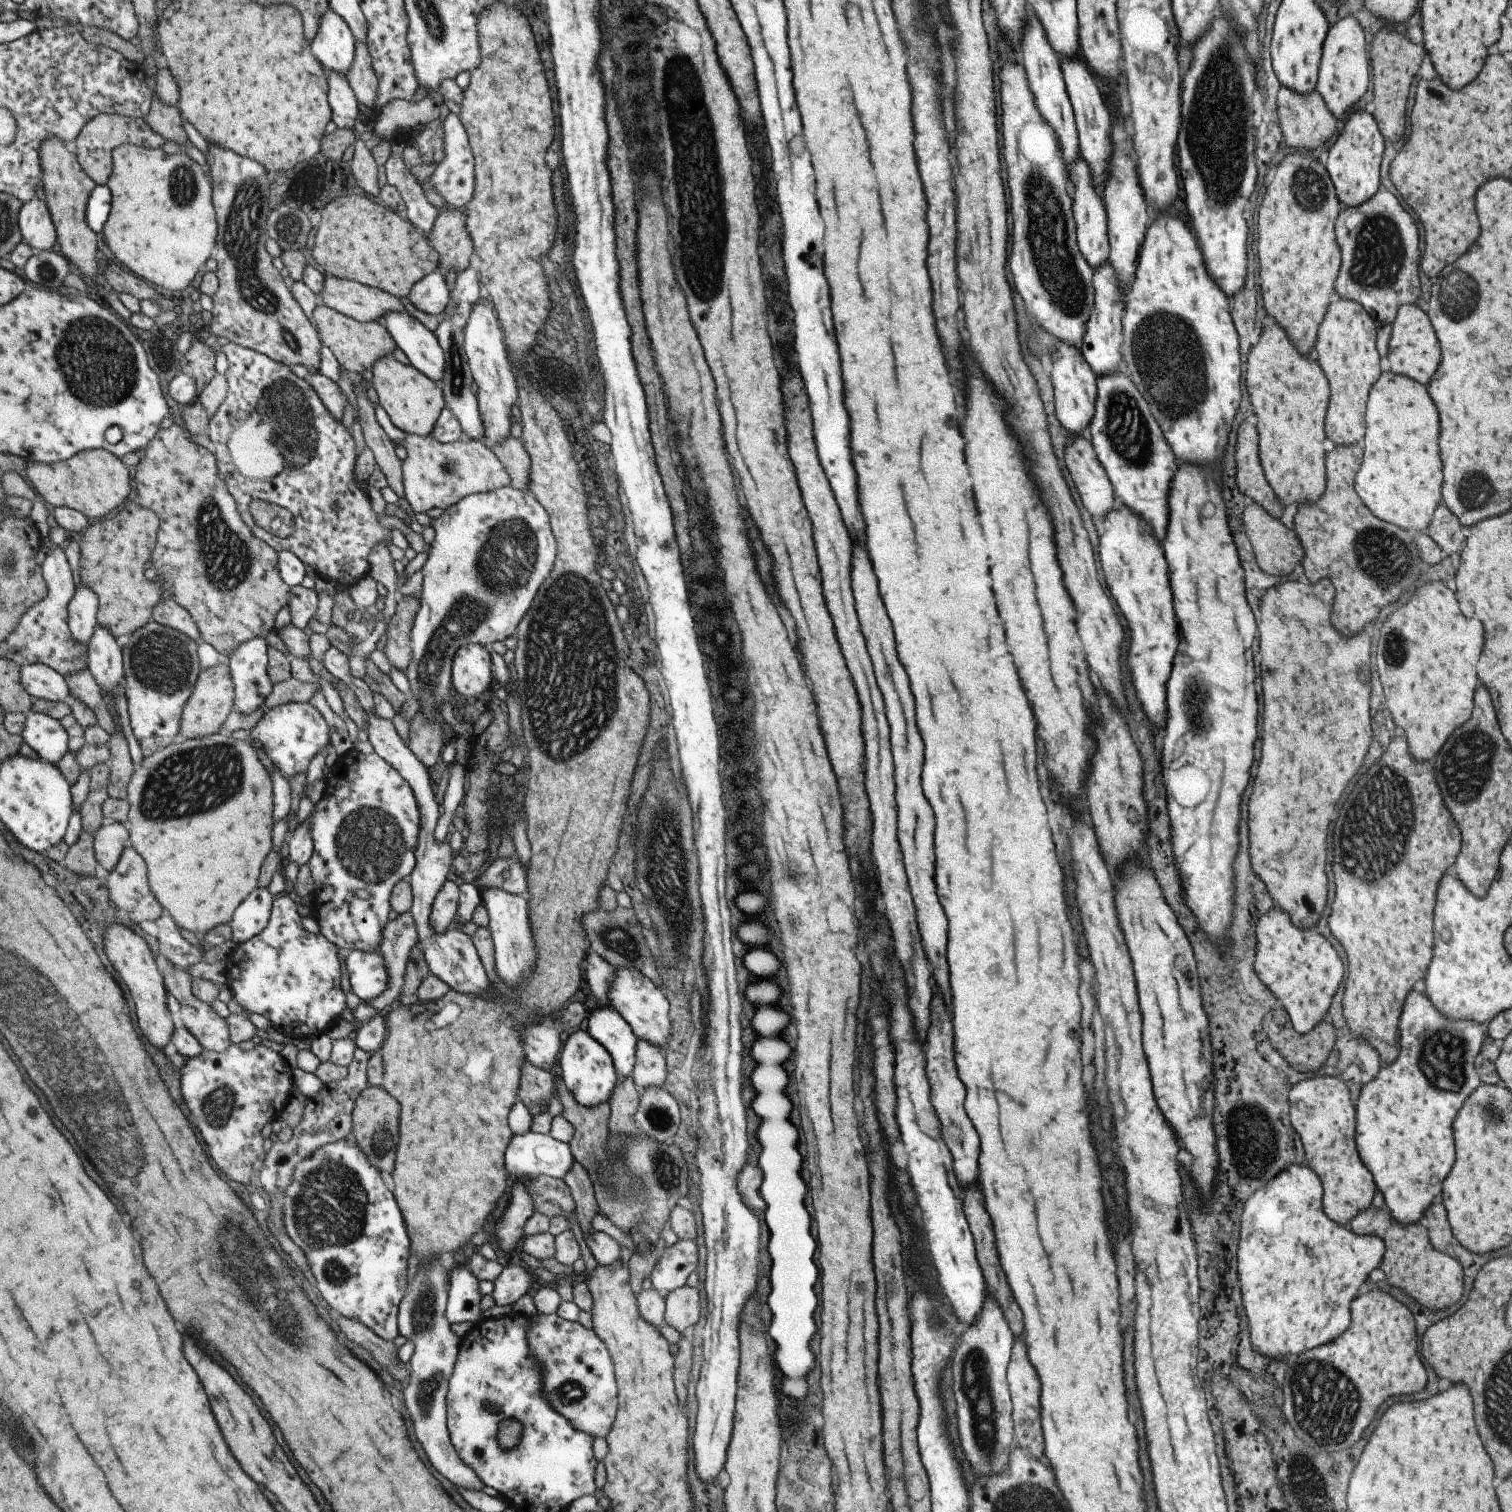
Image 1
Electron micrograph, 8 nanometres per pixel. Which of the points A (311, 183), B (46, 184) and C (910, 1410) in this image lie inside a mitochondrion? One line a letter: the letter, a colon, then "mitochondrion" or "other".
A: mitochondrion
B: other
C: other

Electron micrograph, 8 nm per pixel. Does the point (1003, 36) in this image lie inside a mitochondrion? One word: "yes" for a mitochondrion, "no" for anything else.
no

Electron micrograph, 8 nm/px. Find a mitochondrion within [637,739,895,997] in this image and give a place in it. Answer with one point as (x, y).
(793, 874)

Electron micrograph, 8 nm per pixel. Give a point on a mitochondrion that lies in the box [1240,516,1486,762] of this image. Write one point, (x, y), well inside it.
(1386, 559)

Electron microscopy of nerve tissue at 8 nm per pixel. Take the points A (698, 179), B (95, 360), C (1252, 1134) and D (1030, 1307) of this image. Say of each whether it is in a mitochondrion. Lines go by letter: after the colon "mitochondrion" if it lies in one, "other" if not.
A: mitochondrion
B: mitochondrion
C: mitochondrion
D: other

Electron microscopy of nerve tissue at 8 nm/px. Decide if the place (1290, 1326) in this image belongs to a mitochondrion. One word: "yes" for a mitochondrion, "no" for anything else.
no

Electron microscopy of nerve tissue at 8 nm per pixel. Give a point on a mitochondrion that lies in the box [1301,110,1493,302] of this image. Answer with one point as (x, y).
(1379, 254)

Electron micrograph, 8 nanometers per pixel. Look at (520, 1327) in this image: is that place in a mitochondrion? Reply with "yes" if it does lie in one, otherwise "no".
no

